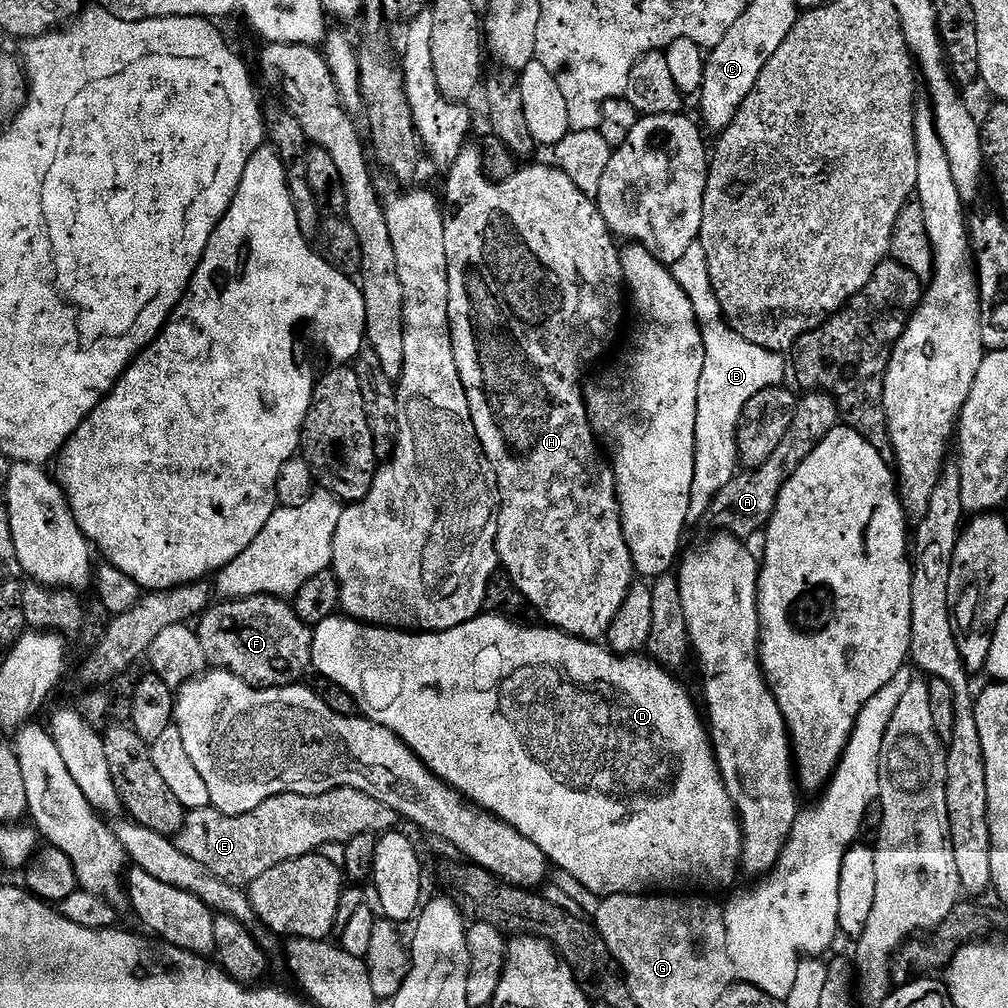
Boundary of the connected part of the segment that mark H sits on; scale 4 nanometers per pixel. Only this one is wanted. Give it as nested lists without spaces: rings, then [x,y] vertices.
[[[464,146],[447,169],[448,181],[444,184],[443,203],[449,204],[444,217],[444,241],[446,242],[446,278],[448,279],[448,321],[454,346],[454,362],[458,366],[458,378],[466,390],[470,406],[472,431],[475,432],[486,458],[492,463],[496,481],[500,487],[500,513],[496,554],[501,569],[512,579],[512,585],[524,596],[529,605],[536,607],[543,623],[557,628],[579,640],[599,641],[607,637],[608,627],[614,622],[626,594],[634,583],[632,555],[620,525],[620,503],[616,497],[616,474],[611,463],[602,455],[595,432],[588,422],[588,410],[582,399],[580,375],[603,354],[616,340],[620,328],[620,311],[626,308],[626,285],[620,265],[620,248],[612,232],[606,226],[593,197],[578,190],[566,174],[557,168],[539,162],[533,168],[521,167],[508,180],[493,184],[484,176],[481,149]]]

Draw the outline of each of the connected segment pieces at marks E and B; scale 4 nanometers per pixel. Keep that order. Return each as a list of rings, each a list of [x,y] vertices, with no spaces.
[[[329,788],[326,794],[303,796],[293,792],[283,792],[281,796],[269,796],[264,799],[258,810],[241,816],[223,816],[214,807],[191,809],[184,817],[184,824],[175,833],[174,843],[186,858],[198,862],[198,866],[212,876],[230,882],[230,886],[247,889],[248,885],[263,881],[266,870],[294,858],[302,858],[319,853],[327,843],[347,844],[358,834],[375,832],[383,834],[393,831],[394,814],[390,806],[382,806],[378,798],[359,792],[353,788]]]
[[[750,342],[736,344],[732,356],[704,356],[702,378],[698,382],[696,406],[696,465],[694,486],[690,490],[689,521],[696,522],[709,513],[712,500],[738,475],[736,455],[736,426],[740,412],[758,394],[767,388],[783,385],[785,357]]]

